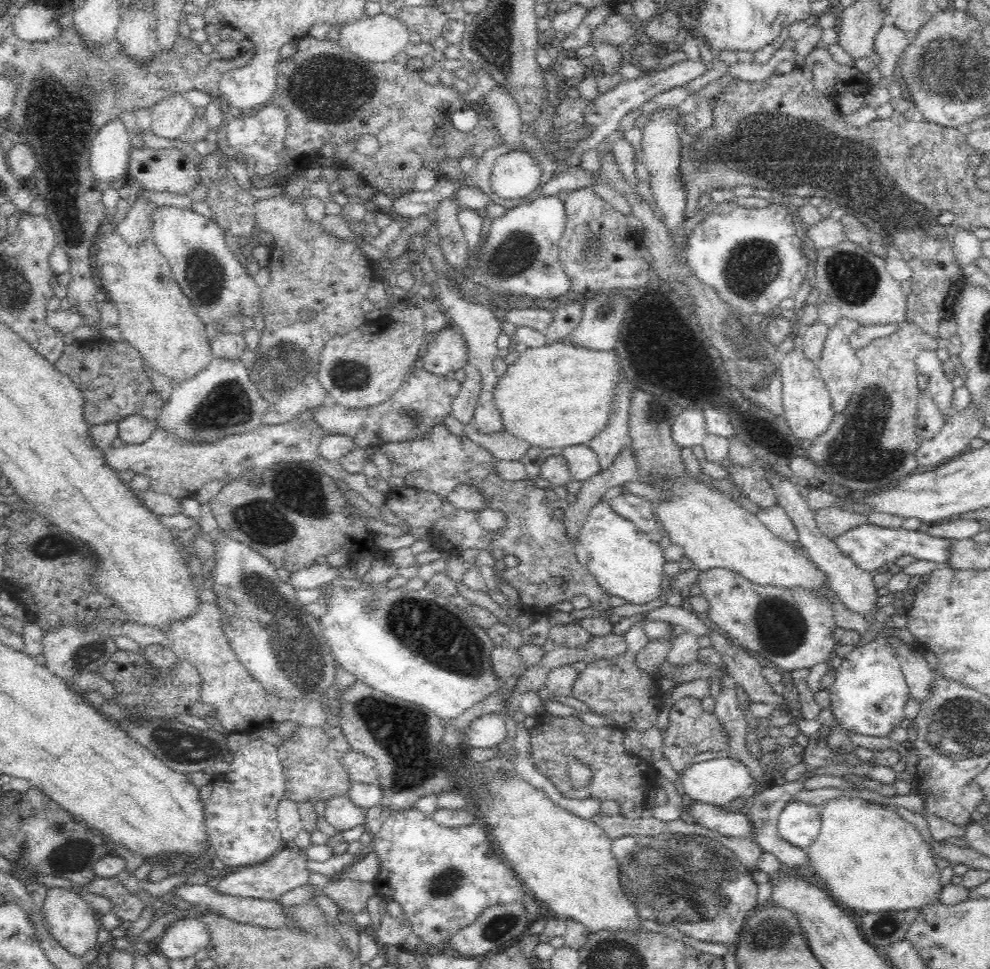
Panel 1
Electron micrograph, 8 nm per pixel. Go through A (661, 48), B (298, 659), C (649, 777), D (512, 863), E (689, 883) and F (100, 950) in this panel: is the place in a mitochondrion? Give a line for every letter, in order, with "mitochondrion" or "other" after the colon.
A: other
B: mitochondrion
C: other
D: other
E: mitochondrion
F: other

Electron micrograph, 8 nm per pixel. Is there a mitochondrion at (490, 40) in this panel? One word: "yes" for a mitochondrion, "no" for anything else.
no

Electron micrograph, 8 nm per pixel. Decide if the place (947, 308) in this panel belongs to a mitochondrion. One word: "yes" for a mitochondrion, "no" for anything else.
no

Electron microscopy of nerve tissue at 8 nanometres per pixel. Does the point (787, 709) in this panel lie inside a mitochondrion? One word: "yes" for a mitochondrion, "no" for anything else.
no

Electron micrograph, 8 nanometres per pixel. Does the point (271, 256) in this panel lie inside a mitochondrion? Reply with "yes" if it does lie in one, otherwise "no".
no

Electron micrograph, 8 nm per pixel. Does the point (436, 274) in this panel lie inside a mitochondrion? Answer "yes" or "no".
no

